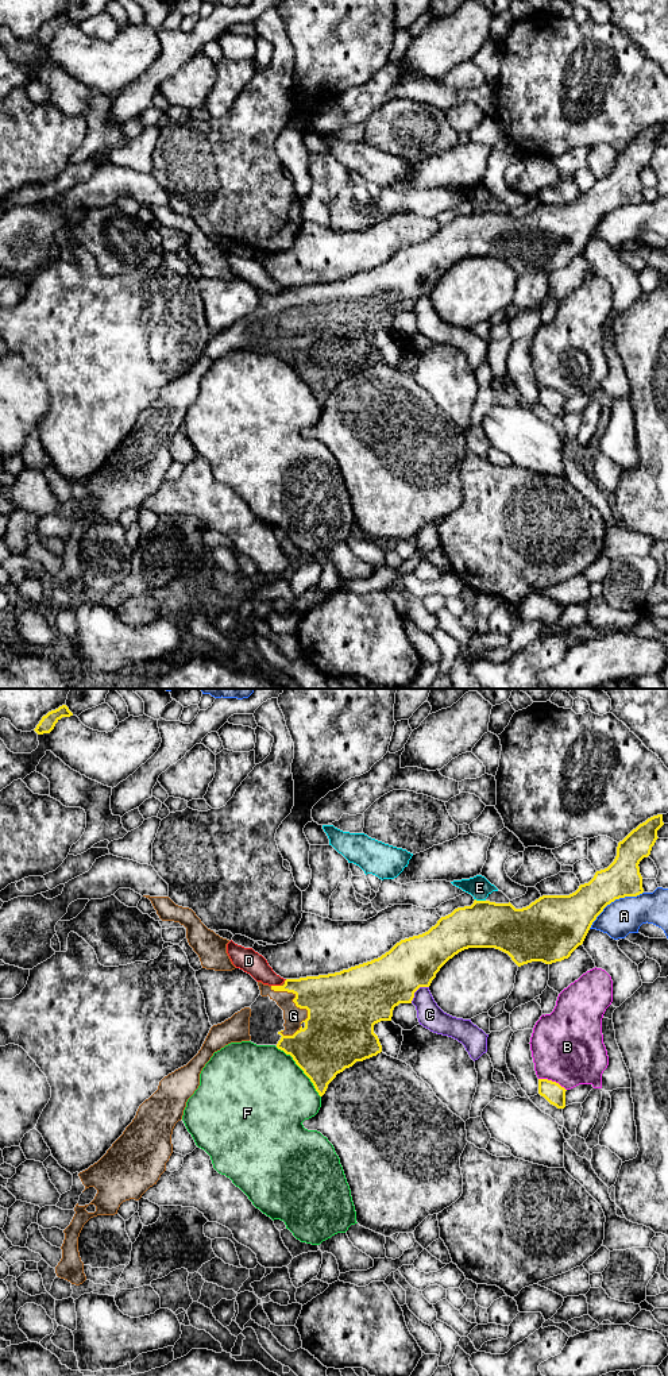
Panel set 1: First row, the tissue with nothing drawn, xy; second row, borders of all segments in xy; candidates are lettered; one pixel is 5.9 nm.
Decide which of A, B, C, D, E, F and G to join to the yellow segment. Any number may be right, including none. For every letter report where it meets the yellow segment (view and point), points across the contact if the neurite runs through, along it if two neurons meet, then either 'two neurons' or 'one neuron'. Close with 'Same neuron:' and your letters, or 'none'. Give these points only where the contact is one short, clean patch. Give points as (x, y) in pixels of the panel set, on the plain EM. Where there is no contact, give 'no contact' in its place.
A: contact xy (613, 209); two neurons
B: contact xy (551, 389); two neurons
C: contact xy (416, 299); two neurons
D: contact xy (275, 295); two neurons
E: contact xy (481, 209); two neurons
F: contact xy (301, 377); two neurons
G: contact xy (296, 305); one neuron
Same neuron: G

